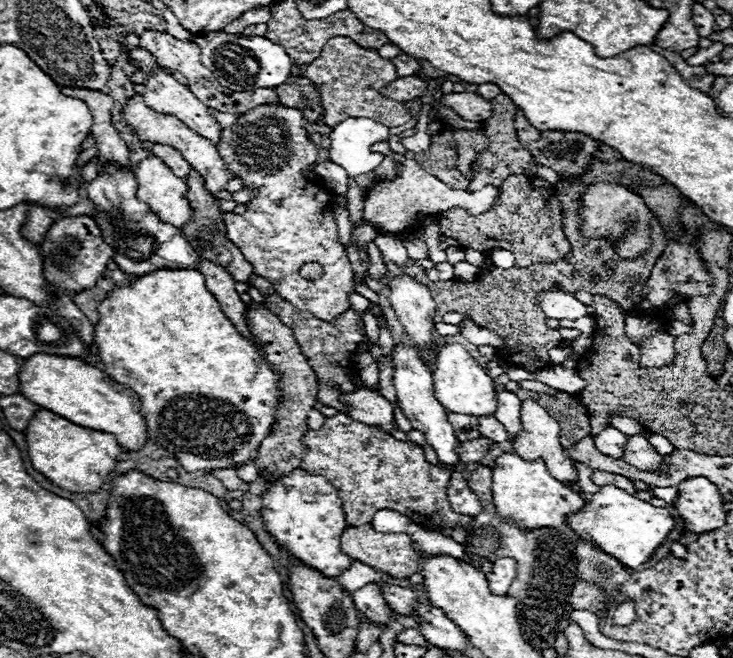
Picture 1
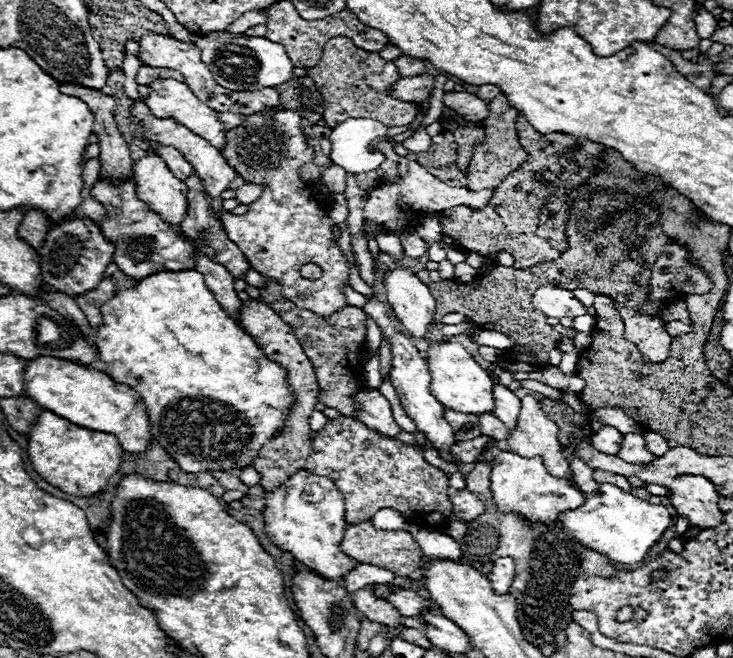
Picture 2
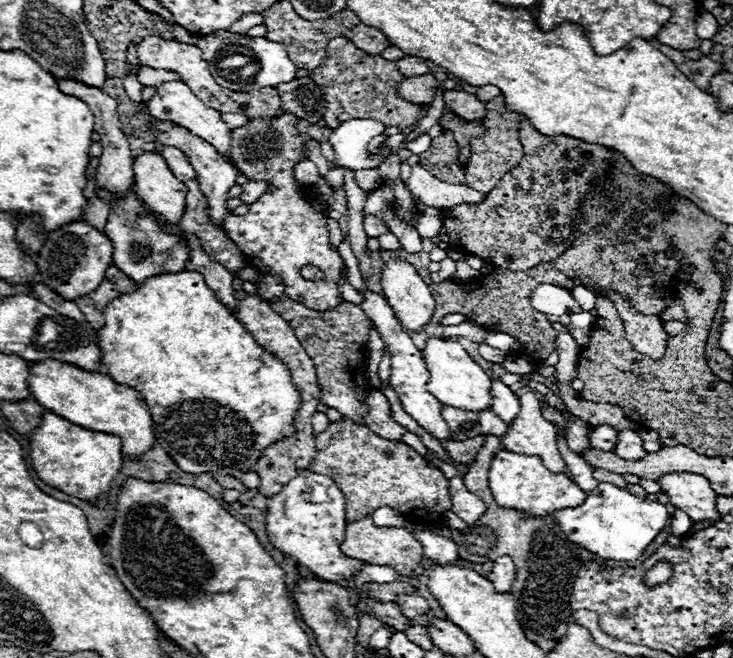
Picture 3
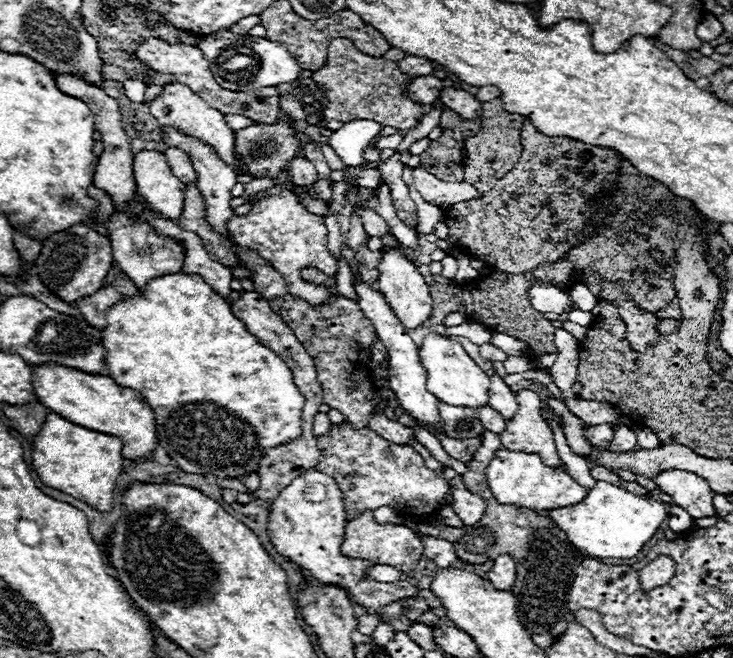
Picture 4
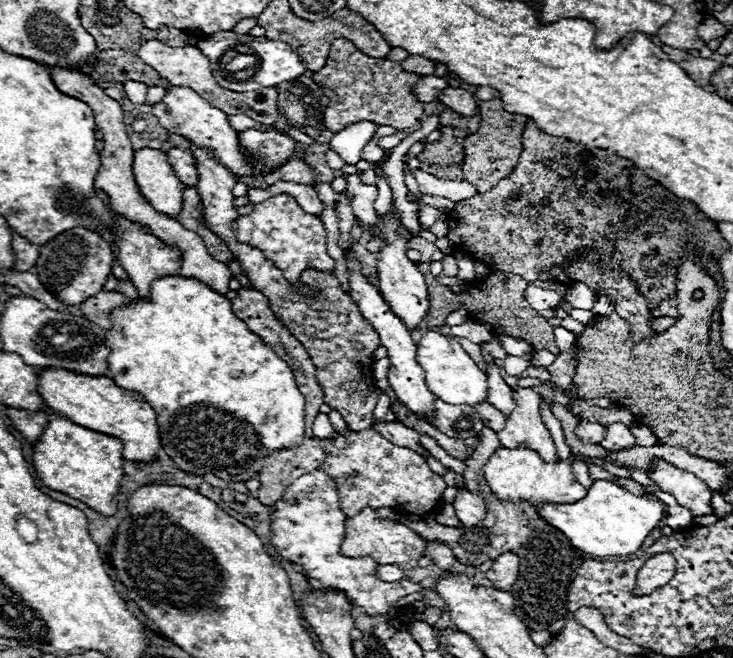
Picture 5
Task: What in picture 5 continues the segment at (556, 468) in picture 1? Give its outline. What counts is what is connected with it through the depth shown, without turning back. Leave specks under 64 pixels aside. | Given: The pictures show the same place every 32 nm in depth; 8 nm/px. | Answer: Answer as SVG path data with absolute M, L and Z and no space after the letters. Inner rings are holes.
M532 388L512 390L516 408L506 416L504 428L498 432L502 446L518 446L526 442L544 460L556 458L556 446L540 418L540 396Z

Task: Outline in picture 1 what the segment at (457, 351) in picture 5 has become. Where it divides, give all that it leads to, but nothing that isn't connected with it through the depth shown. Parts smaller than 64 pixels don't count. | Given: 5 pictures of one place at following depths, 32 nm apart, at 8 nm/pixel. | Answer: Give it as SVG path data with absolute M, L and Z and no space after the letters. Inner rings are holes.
M442 344L432 350L436 356L434 366L430 368L434 380L434 396L450 412L462 412L472 416L492 416L496 412L496 394L494 380L486 370L476 364L476 360L460 344Z

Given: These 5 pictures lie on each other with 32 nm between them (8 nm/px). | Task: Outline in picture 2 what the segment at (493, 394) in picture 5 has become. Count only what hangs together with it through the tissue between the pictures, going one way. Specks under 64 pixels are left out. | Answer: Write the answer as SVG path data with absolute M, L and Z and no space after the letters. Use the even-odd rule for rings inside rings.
M494 382L492 392L494 392L494 414L506 424L508 430L512 430L520 414L520 398L498 382Z

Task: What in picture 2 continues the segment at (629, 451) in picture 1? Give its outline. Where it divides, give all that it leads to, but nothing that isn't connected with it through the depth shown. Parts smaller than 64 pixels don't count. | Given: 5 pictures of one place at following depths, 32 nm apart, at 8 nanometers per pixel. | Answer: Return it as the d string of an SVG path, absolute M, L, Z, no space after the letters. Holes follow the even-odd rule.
M628 432L628 434L622 434L622 444L620 444L618 456L622 456L622 460L642 464L642 462L648 462L652 458L652 452L646 450L646 442L644 442L642 434Z

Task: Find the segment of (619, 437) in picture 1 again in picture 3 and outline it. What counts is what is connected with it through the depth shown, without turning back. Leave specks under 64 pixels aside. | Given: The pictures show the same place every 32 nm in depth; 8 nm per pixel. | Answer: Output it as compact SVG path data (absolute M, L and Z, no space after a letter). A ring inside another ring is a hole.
M608 424L590 428L588 430L588 440L590 440L592 448L604 450L604 452L612 452L614 440L616 440L616 430L612 426L608 426Z

